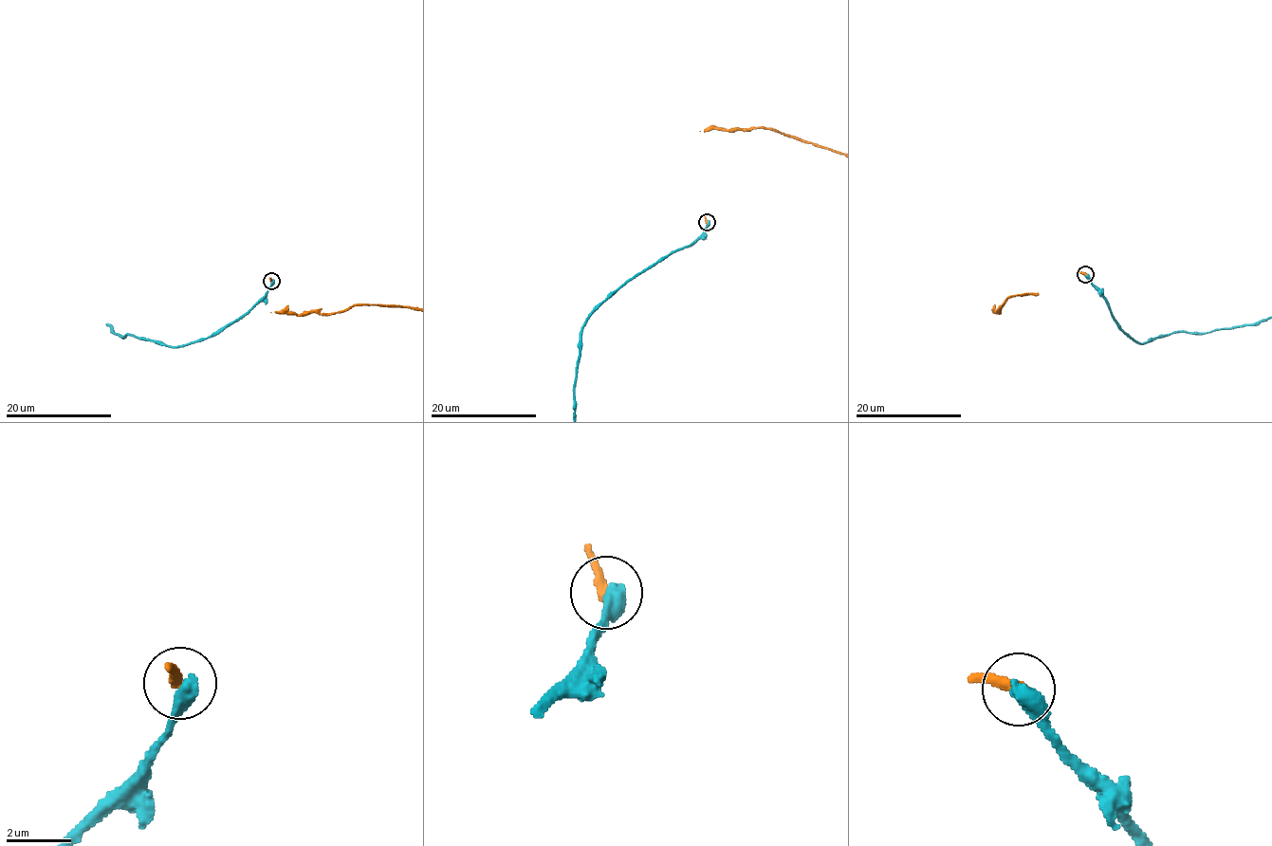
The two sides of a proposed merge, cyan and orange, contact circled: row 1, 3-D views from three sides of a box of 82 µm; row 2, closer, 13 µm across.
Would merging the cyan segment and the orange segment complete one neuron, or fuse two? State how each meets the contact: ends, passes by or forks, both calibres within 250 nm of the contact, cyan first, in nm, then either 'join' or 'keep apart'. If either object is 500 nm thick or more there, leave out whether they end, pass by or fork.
550 nm thick on the cyan side, 360 nm on the other; keep apart

